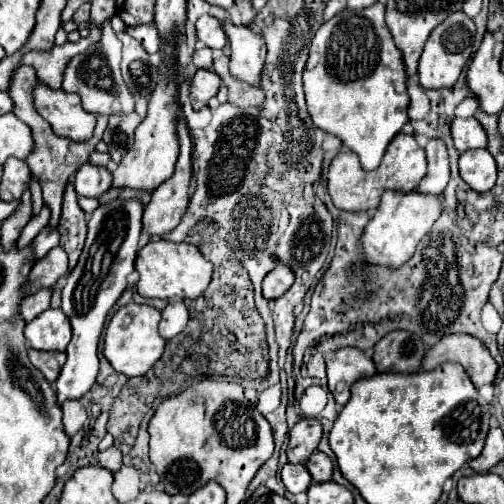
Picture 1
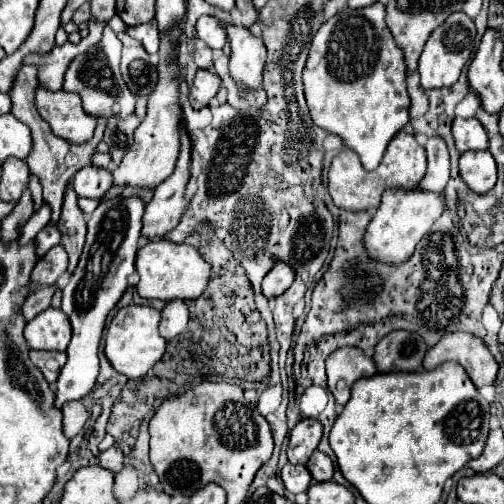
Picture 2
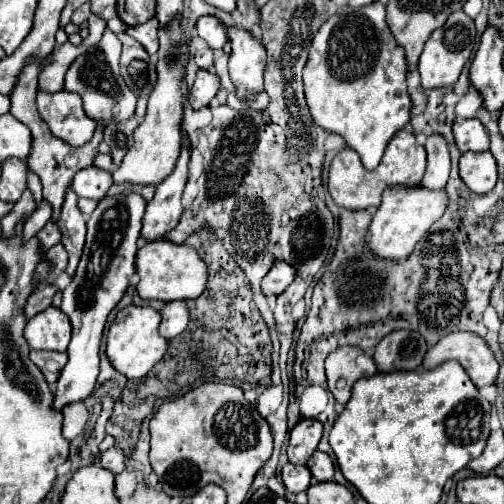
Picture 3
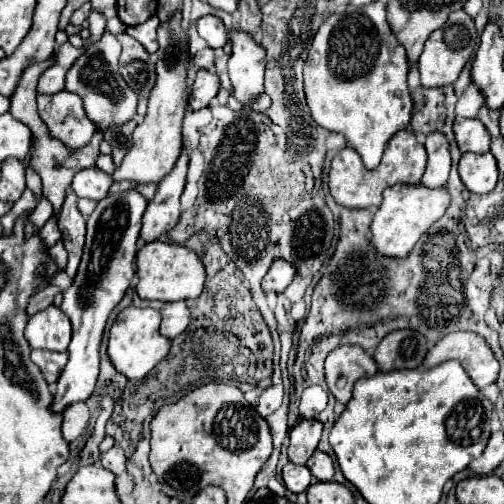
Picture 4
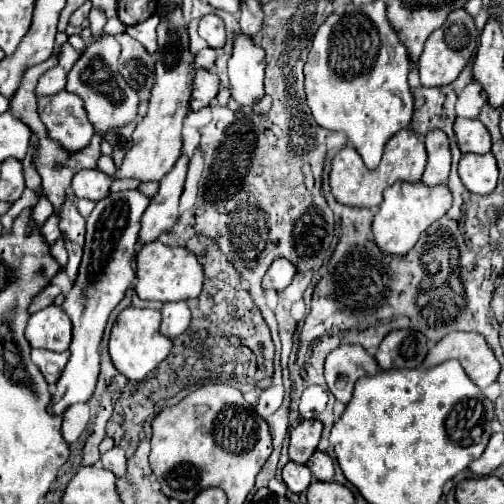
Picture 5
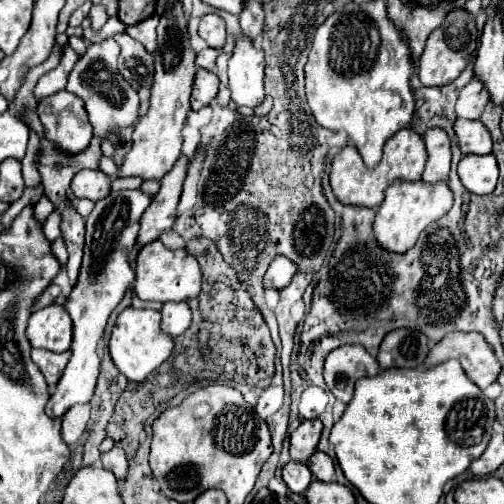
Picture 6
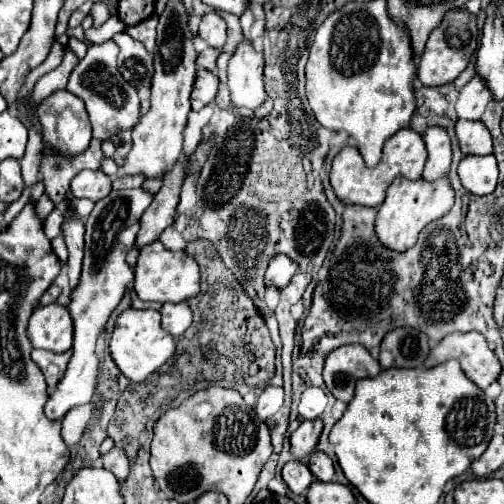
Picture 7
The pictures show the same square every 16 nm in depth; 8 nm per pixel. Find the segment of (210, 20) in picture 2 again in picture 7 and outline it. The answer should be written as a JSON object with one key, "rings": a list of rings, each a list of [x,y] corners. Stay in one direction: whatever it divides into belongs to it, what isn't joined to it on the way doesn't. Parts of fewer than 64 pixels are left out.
{"rings":[[[216,12],[204,14],[198,34],[200,34],[200,38],[204,38],[208,42],[208,46],[220,50],[226,42],[226,22]]]}

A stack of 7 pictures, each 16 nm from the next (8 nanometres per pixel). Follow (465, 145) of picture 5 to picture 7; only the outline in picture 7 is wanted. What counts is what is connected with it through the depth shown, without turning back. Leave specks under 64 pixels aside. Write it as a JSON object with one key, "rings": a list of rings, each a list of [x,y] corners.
{"rings":[[[458,120],[456,126],[456,136],[460,142],[462,154],[492,154],[492,136],[488,128],[484,128],[482,122],[472,122],[472,120]]]}

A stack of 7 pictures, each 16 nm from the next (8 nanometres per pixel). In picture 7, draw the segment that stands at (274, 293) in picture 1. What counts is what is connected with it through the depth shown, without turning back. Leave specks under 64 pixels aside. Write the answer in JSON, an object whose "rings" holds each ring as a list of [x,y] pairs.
{"rings":[[[274,256],[266,276],[264,276],[264,286],[276,286],[276,288],[284,288],[290,278],[296,274],[296,262],[288,260],[288,256]]]}

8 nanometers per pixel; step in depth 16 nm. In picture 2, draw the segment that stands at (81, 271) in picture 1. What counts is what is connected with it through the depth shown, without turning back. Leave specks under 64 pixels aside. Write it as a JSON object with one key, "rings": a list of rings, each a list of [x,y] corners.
{"rings":[[[138,196],[114,198],[100,202],[88,220],[88,236],[66,288],[62,290],[62,312],[68,314],[72,324],[72,340],[68,344],[68,360],[56,380],[56,406],[62,408],[68,400],[84,398],[98,376],[98,346],[108,312],[116,306],[124,290],[128,288],[128,276],[134,272],[134,260],[138,252],[138,238],[142,230],[144,202]]]}

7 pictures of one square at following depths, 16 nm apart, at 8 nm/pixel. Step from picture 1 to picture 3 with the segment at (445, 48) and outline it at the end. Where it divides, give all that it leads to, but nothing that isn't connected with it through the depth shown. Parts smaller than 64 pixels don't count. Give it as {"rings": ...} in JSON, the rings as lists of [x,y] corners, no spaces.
{"rings":[[[462,10],[452,12],[452,16],[448,16],[448,22],[442,28],[436,28],[424,46],[424,52],[418,62],[422,86],[424,88],[442,88],[442,86],[454,84],[458,80],[464,64],[472,58],[474,46],[476,46],[474,20],[468,14],[464,14]]]}

